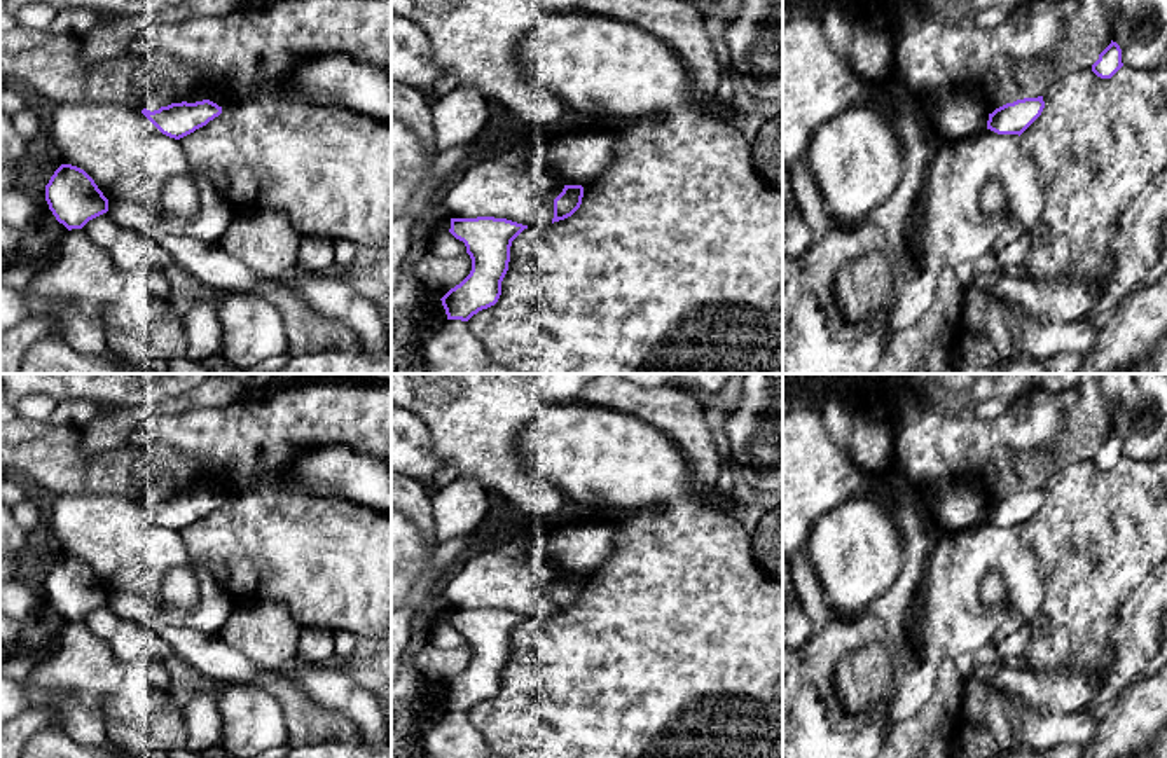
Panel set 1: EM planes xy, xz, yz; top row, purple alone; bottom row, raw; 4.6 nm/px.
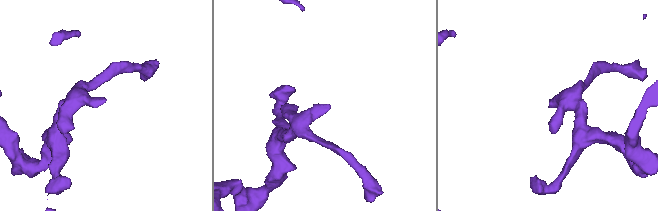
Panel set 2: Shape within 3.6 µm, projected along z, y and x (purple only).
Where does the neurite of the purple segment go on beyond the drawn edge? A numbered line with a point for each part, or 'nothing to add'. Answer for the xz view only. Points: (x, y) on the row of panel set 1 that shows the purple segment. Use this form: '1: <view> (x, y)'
nothing to add

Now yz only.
nothing to add

